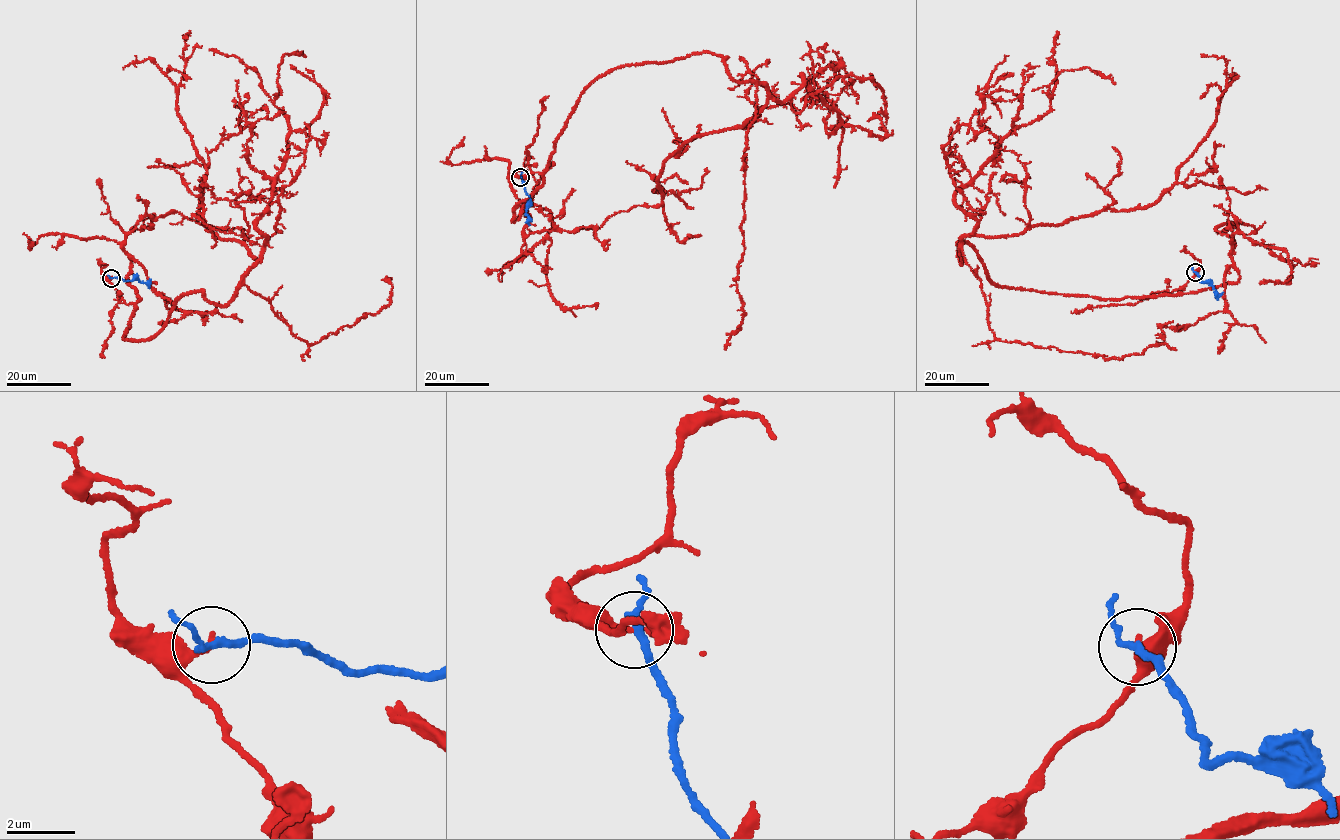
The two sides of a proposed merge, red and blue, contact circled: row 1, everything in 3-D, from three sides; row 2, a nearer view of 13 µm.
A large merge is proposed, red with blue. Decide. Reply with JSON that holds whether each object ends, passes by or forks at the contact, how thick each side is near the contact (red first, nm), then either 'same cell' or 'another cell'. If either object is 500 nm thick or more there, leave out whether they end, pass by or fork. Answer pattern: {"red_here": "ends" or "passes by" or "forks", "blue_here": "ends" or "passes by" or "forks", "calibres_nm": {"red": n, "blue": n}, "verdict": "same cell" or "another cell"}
{"red_here": "ends", "blue_here": "passes by", "calibres_nm": {"red": 200, "blue": 200}, "verdict": "another cell"}

